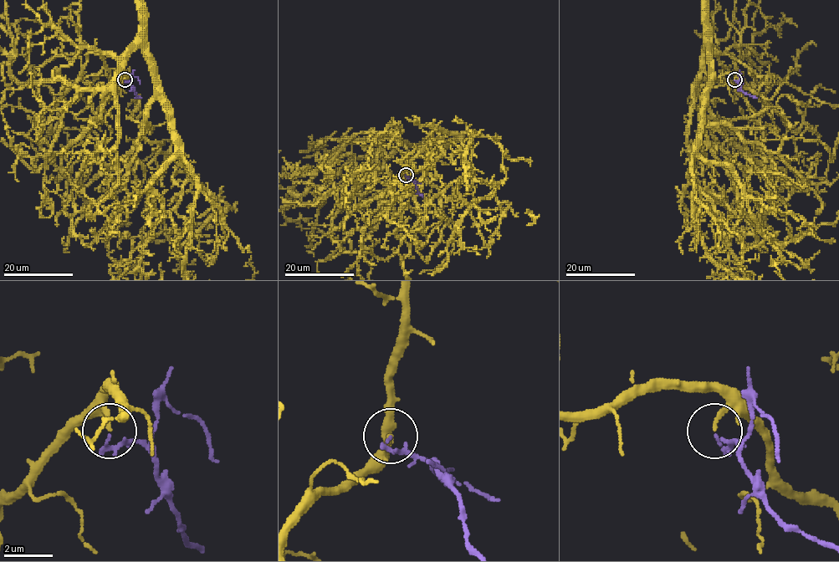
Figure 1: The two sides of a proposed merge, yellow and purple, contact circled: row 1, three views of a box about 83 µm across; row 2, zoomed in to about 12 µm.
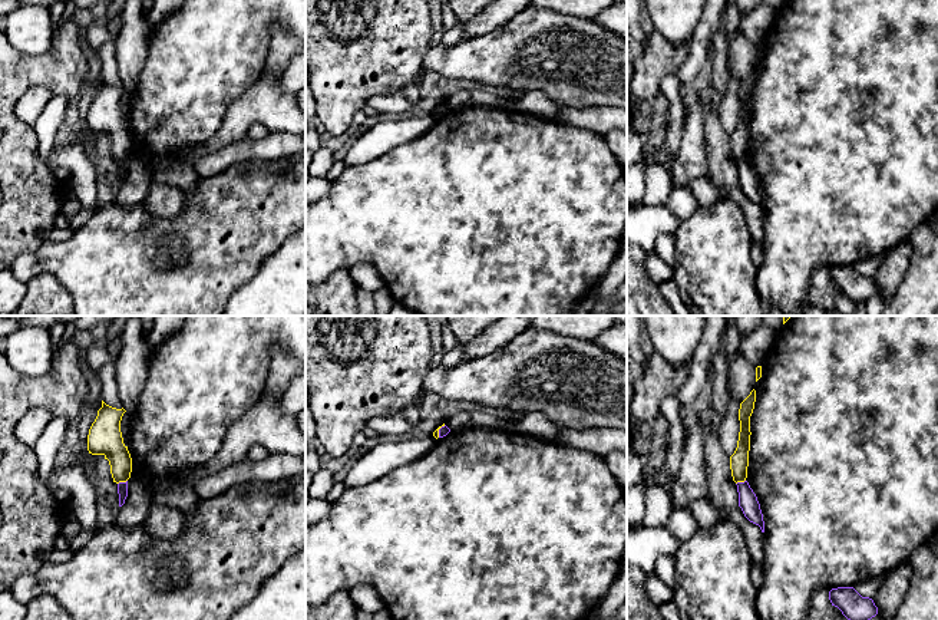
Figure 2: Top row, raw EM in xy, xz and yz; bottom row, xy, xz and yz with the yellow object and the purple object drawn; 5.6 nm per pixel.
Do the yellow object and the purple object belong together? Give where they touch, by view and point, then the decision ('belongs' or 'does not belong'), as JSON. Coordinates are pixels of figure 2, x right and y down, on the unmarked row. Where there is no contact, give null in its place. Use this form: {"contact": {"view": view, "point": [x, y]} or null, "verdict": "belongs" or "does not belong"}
{"contact": {"view": "xy", "point": [122, 160]}, "verdict": "does not belong"}

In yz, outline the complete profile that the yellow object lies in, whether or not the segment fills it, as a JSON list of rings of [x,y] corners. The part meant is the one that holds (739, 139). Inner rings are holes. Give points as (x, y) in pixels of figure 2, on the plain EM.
[[[753,67],[750,73],[740,82],[739,88],[739,99],[740,99],[740,111],[737,126],[734,132],[730,135],[730,148],[733,159],[744,161],[747,156],[747,145],[749,145],[749,129],[750,129],[750,95],[754,88],[756,80],[756,69]]]

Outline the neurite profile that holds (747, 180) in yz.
[[[737,161],[739,171],[739,185],[742,187],[744,195],[760,205],[762,211],[764,211],[764,199],[760,188],[760,182],[757,179],[756,172],[750,166],[749,161]]]

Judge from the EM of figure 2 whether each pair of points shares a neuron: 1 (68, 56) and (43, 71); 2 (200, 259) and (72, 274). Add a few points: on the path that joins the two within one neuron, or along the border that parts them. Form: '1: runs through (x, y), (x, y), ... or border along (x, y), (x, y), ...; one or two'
1: runs through (62, 62), (53, 71), (49, 71); one
2: runs through (168, 276), (103, 274); one

